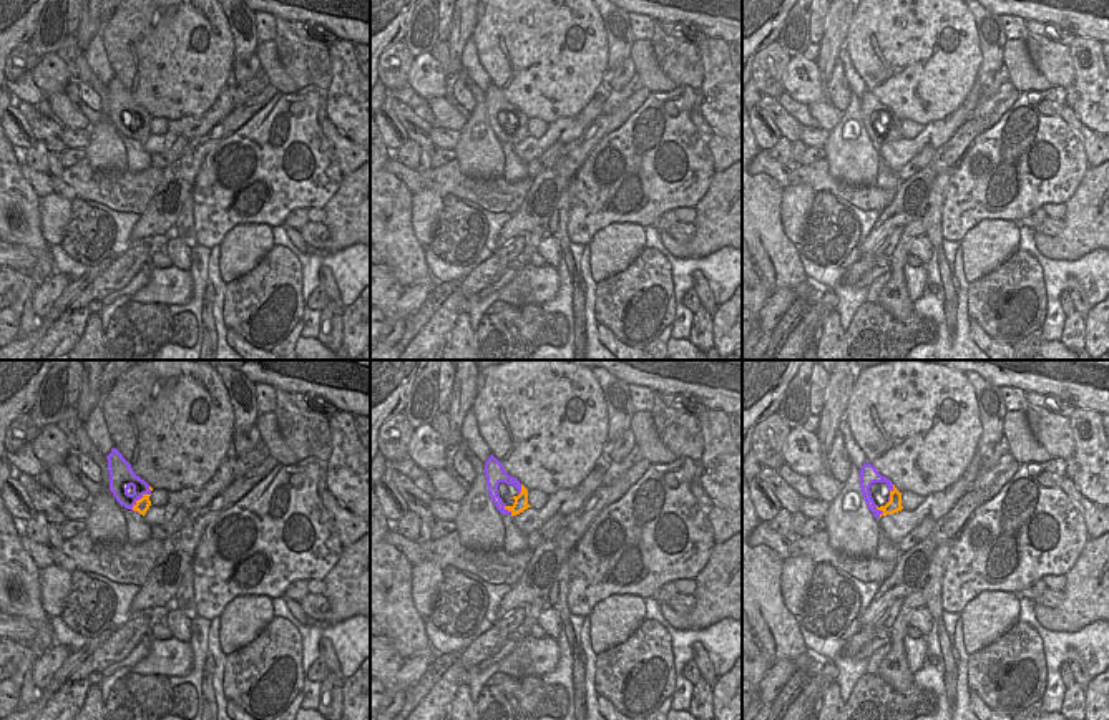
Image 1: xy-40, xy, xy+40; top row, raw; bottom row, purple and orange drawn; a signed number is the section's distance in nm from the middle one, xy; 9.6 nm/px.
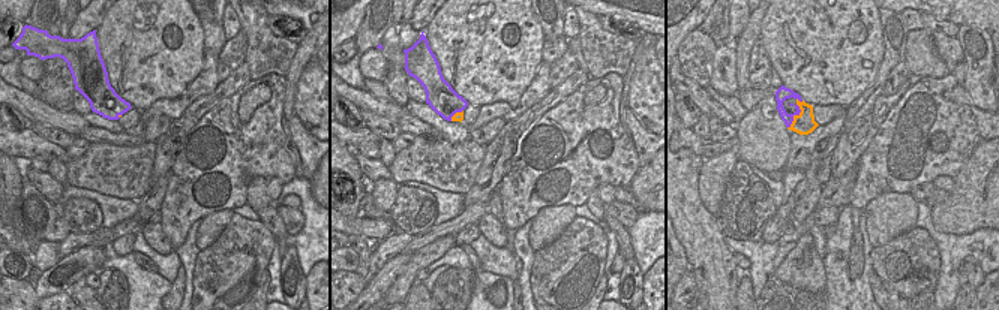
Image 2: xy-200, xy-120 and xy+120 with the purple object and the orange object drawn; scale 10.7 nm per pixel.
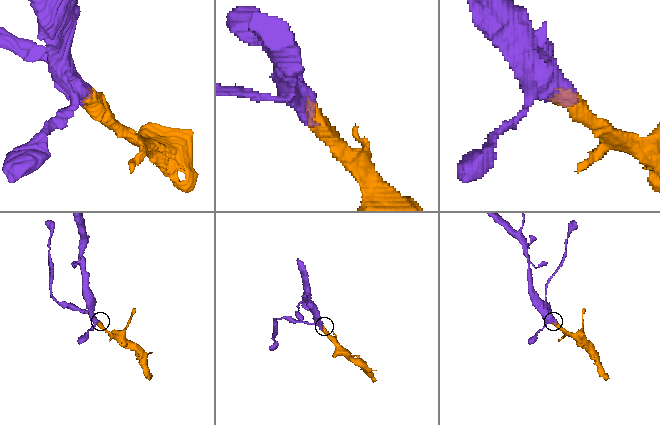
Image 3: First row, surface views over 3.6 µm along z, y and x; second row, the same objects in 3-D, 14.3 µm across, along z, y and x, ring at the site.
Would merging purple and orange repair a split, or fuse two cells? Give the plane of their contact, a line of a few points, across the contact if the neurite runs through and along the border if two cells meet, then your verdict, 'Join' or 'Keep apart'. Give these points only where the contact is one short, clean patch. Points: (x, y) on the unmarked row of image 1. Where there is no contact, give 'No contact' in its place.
Touches purple in xy-40. Join

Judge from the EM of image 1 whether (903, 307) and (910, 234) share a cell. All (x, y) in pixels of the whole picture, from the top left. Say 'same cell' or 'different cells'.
same cell

